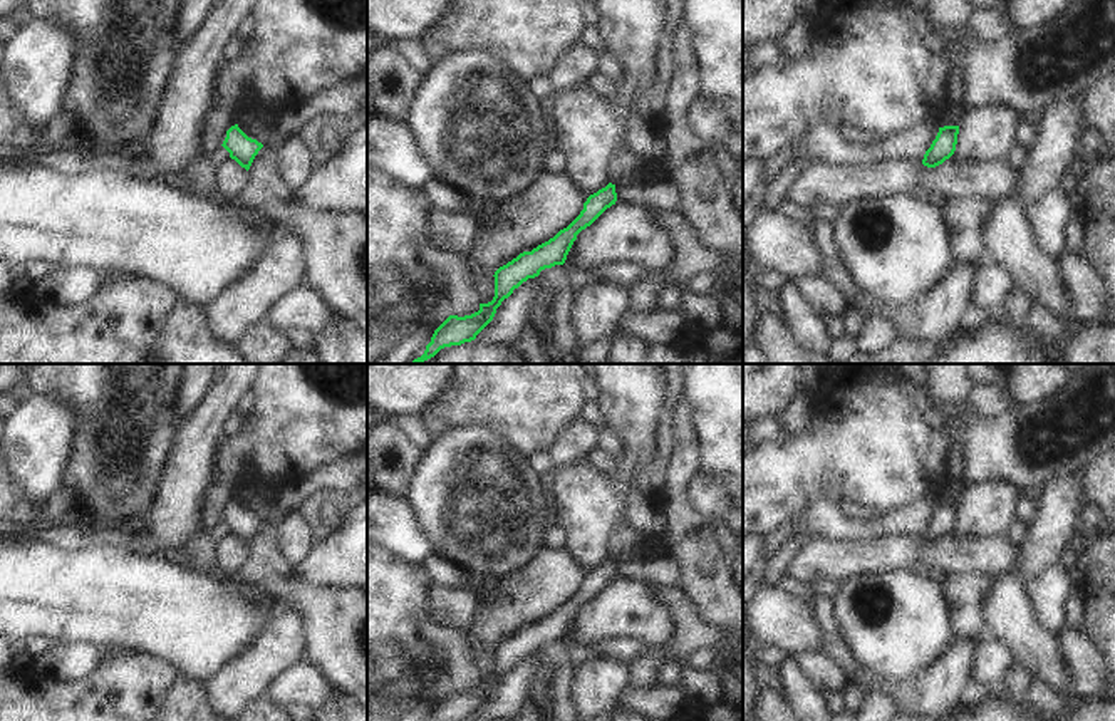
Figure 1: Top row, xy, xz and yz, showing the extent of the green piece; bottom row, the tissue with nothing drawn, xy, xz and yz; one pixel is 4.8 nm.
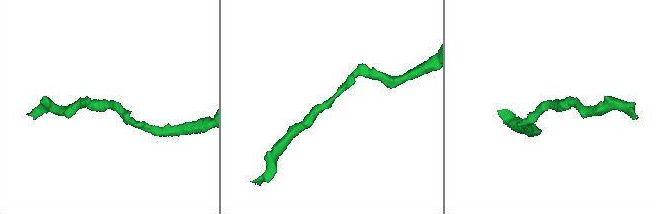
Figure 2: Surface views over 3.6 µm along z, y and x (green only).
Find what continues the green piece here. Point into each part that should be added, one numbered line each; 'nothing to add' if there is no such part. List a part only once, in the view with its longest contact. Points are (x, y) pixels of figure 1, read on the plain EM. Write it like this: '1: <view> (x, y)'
nothing to add

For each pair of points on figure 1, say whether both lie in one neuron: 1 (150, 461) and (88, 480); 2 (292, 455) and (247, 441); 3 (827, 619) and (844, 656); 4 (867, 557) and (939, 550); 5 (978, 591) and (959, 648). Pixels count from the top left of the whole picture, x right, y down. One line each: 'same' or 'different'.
1: same
2: same
3: same
4: same
5: different

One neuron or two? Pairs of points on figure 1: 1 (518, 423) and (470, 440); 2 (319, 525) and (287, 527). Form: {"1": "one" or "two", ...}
{"1": "two", "2": "two"}

